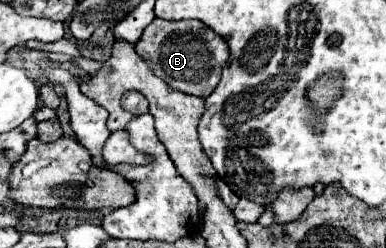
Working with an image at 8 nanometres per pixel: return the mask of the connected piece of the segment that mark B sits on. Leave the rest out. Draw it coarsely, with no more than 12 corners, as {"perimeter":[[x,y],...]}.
{"perimeter":[[155,18],[135,50],[171,88],[207,98],[229,58],[199,20]]}

